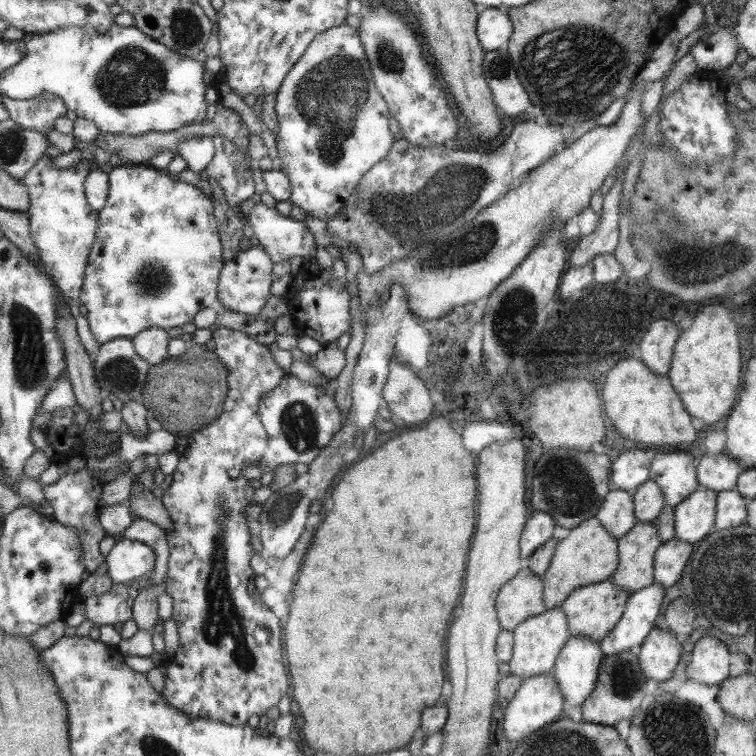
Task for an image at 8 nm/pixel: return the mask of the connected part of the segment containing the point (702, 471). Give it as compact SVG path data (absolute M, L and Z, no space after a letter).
M723 453L699 460L698 482L703 488L713 489L715 492L733 490L739 475L737 462Z

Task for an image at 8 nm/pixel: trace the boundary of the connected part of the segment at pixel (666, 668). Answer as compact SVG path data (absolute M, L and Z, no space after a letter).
M656 625L640 645L638 654L646 680L665 682L671 678L681 656L681 644L662 625Z

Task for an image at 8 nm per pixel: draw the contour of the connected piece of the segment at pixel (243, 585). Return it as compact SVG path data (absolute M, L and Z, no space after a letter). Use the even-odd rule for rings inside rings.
M218 326L211 339L215 342L212 352L228 372L222 411L203 428L177 440L173 448L179 460L171 473L172 481L163 491L161 499L173 523L172 533L165 535L168 560L164 592L172 598L170 619L175 622L179 635L178 649L163 666L161 695L167 704L188 717L245 725L247 718L253 714L263 718L265 711L275 706L289 688L289 678L281 656L277 618L264 603L261 604L259 592L247 592L253 572L249 565L251 546L243 510L249 507L253 490L243 478L239 478L239 470L252 466L269 447L265 426L261 422L260 402L263 395L273 391L286 374L273 360L267 345L259 344L244 332ZM255 628L267 628L270 639L263 644L256 642L253 638Z

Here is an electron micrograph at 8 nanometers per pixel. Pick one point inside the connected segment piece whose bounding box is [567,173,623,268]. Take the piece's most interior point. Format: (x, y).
(603, 239)

